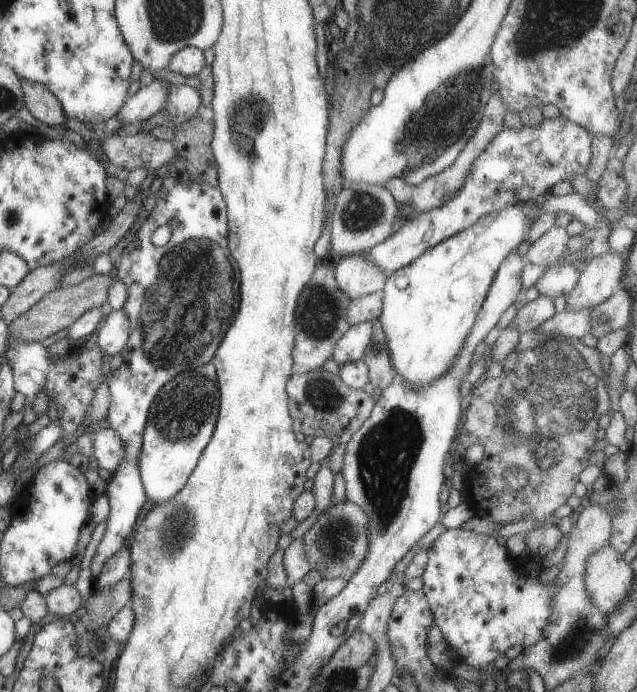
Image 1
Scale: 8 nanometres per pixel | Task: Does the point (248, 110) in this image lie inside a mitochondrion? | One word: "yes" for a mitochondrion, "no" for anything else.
yes

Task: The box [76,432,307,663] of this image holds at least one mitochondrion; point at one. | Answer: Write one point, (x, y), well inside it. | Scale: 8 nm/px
(182, 523)

